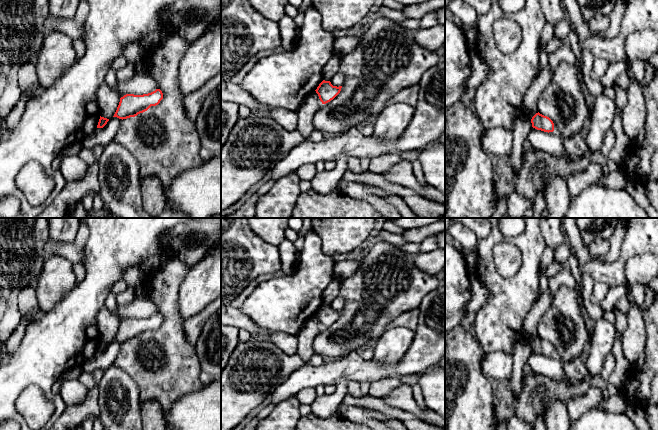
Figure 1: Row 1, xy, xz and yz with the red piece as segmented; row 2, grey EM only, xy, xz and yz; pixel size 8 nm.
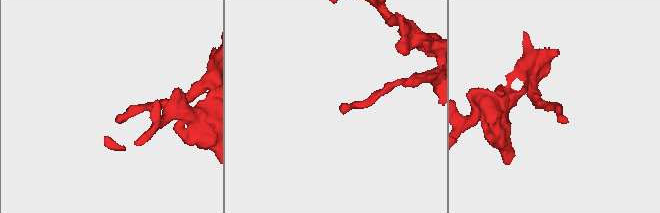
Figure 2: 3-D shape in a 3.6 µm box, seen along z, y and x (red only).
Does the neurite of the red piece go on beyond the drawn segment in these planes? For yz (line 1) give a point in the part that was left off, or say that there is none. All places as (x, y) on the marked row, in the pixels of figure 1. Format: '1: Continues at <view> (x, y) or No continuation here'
1: No continuation here

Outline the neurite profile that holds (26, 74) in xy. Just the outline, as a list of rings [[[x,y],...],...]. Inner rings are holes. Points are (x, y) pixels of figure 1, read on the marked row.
[[[26,63],[19,66],[14,74],[19,82],[19,88],[22,94],[27,94],[27,102],[29,102],[42,89],[39,82],[36,67],[34,63]]]

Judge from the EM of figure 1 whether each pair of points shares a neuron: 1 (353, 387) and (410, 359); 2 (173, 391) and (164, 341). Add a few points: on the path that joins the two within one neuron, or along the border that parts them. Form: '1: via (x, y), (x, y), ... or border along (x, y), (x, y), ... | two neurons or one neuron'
1: border along (359, 381), (347, 382) | two neurons
2: via (168, 379), (168, 353) | one neuron

